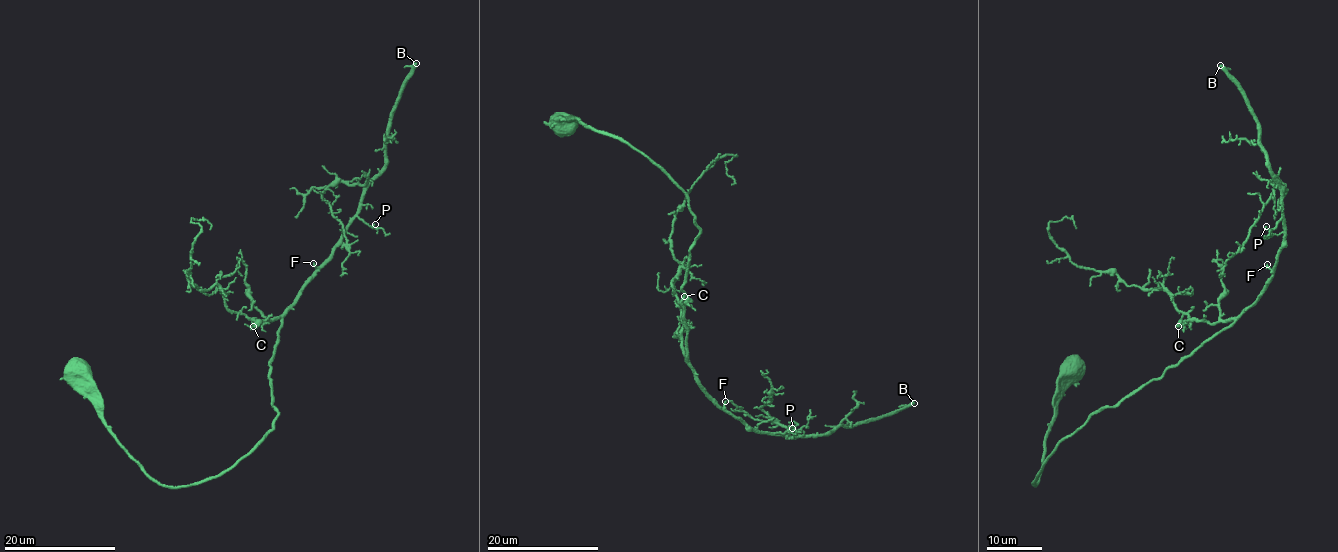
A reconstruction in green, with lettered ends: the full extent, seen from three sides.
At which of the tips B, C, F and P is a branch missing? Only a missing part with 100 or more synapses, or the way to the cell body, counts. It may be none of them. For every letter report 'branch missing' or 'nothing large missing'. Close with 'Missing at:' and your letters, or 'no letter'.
B: branch missing
C: nothing large missing
F: nothing large missing
P: nothing large missing
Missing at: B

